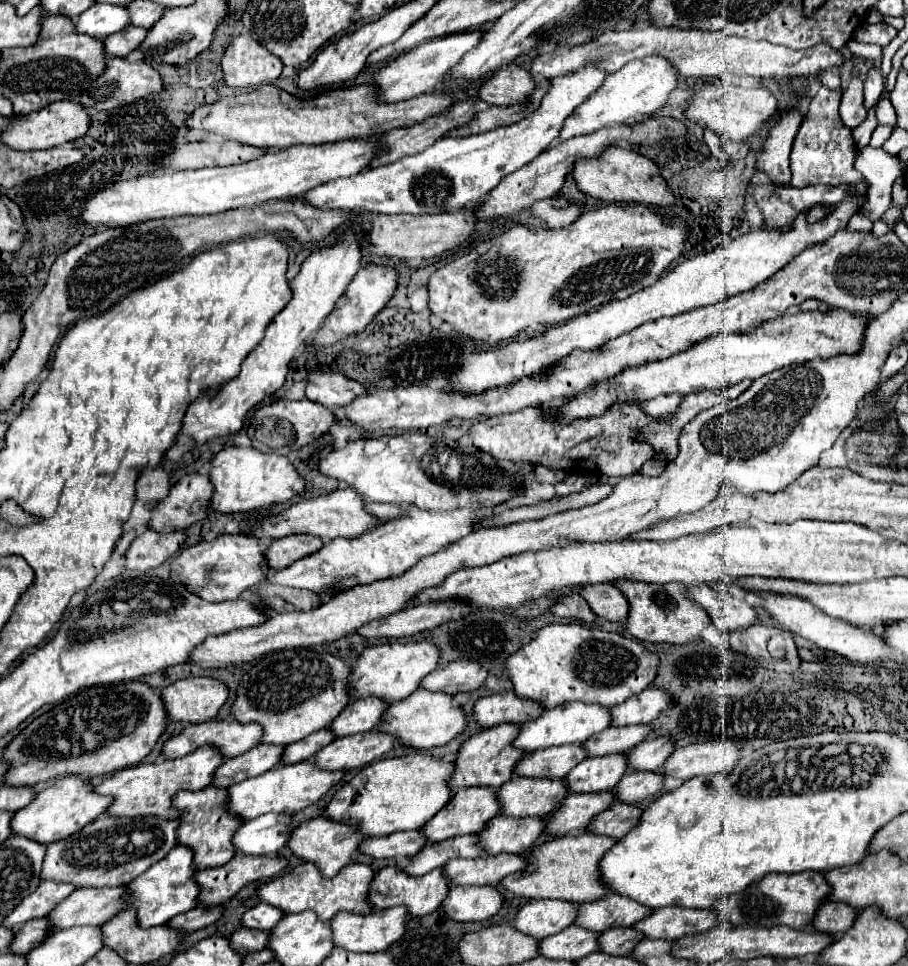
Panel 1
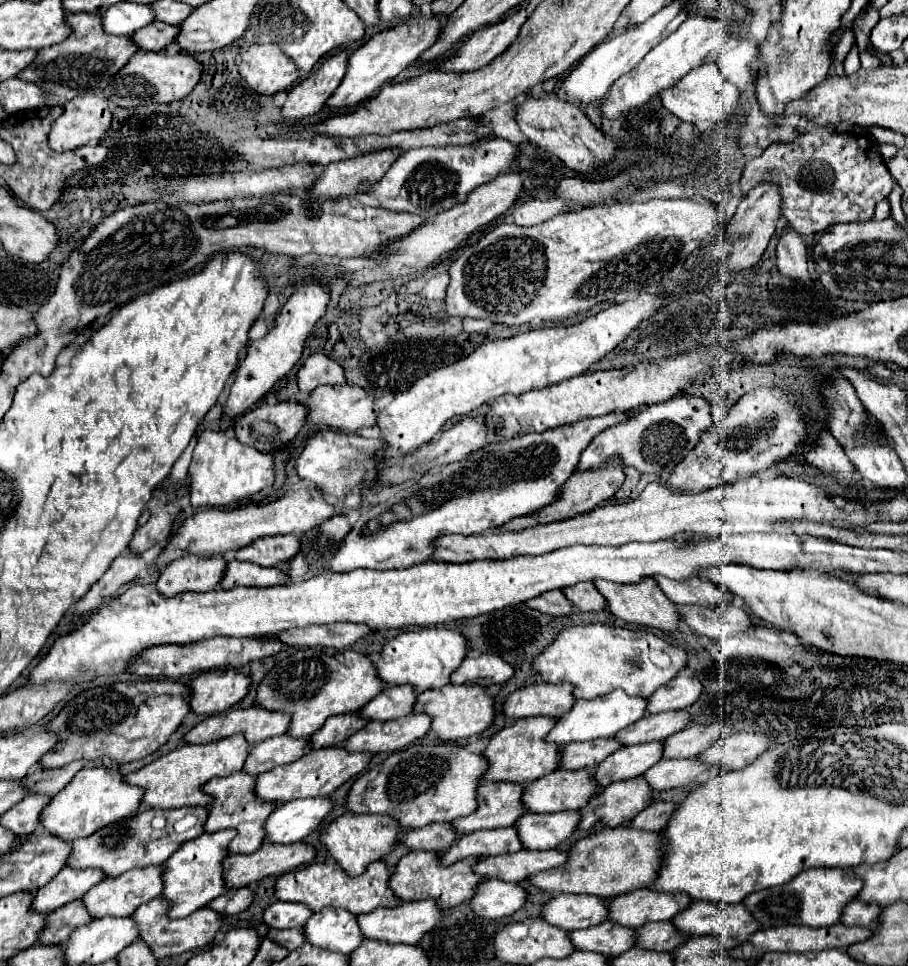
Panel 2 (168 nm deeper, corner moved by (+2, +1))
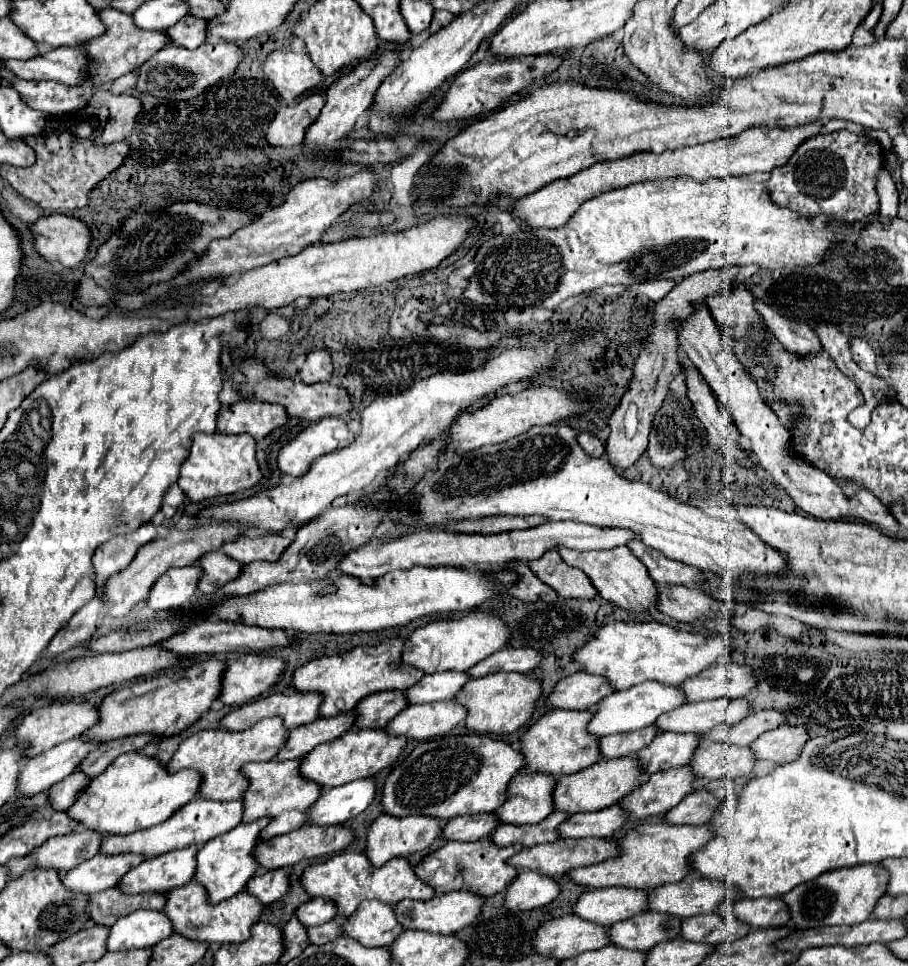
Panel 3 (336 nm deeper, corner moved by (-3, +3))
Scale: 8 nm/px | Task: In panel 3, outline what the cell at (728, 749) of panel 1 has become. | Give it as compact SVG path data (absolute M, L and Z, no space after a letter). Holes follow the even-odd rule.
M777 727L755 739L749 747L757 759L773 761L775 765L791 763L799 759L801 749L809 741L809 731L805 727Z

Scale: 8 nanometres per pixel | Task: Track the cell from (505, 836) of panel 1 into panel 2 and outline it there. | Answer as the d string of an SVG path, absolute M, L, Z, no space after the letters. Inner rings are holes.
M526 811L514 823L514 829L520 837L524 849L554 849L558 843L566 841L576 829L580 813L562 811L562 813L530 813Z

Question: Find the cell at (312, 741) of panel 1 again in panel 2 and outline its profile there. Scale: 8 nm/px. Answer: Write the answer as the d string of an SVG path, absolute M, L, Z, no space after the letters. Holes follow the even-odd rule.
M356 713L348 715L336 715L326 721L312 737L310 737L310 747L312 749L324 749L324 747L342 747L344 741L360 731L368 721L356 717Z

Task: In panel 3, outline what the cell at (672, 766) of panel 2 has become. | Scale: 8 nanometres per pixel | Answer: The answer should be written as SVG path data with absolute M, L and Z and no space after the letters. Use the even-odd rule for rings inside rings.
M709 741L699 747L689 765L703 779L735 779L749 775L755 761L757 759L749 747Z

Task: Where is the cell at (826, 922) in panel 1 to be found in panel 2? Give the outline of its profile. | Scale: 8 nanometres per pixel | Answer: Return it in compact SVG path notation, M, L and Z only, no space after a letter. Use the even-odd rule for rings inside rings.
M852 899L852 901L848 901L848 905L840 917L840 923L846 927L872 927L878 913L880 913L880 905L862 903L858 899Z

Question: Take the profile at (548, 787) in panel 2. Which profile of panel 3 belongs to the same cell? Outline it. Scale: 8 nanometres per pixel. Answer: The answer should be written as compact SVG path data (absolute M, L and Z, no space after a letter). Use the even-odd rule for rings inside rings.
M619 757L619 759L601 759L599 763L573 773L563 775L555 787L555 809L567 813L585 813L585 811L601 811L609 805L615 805L625 795L635 791L645 781L645 773L641 763L635 757Z

